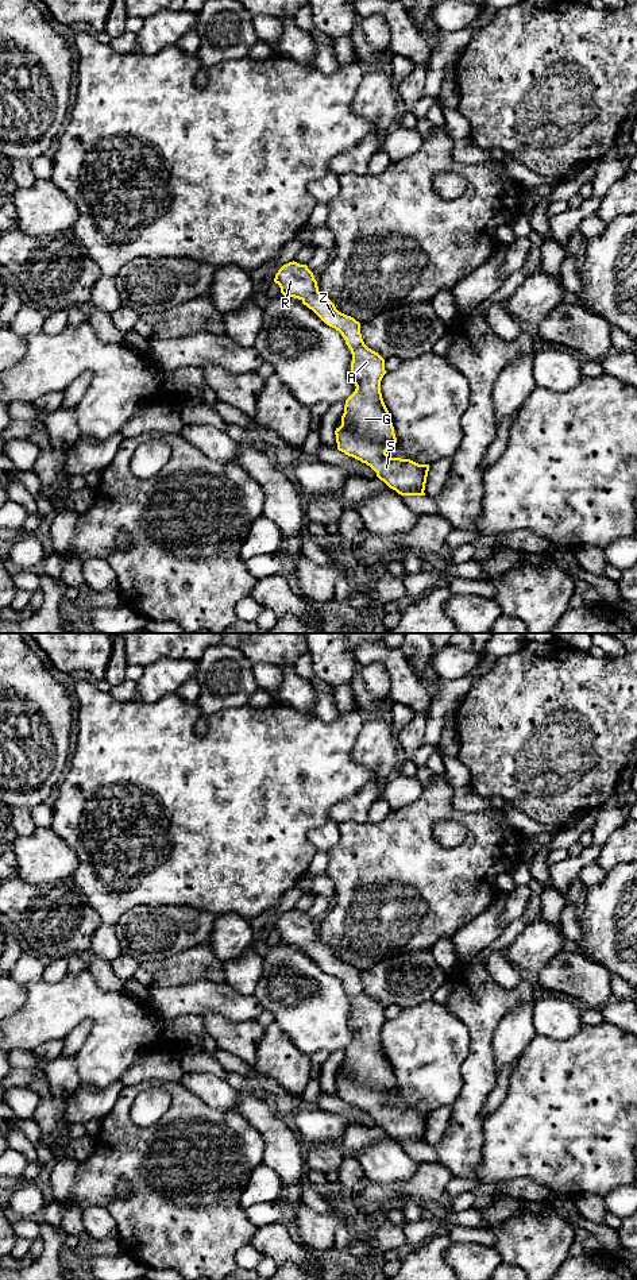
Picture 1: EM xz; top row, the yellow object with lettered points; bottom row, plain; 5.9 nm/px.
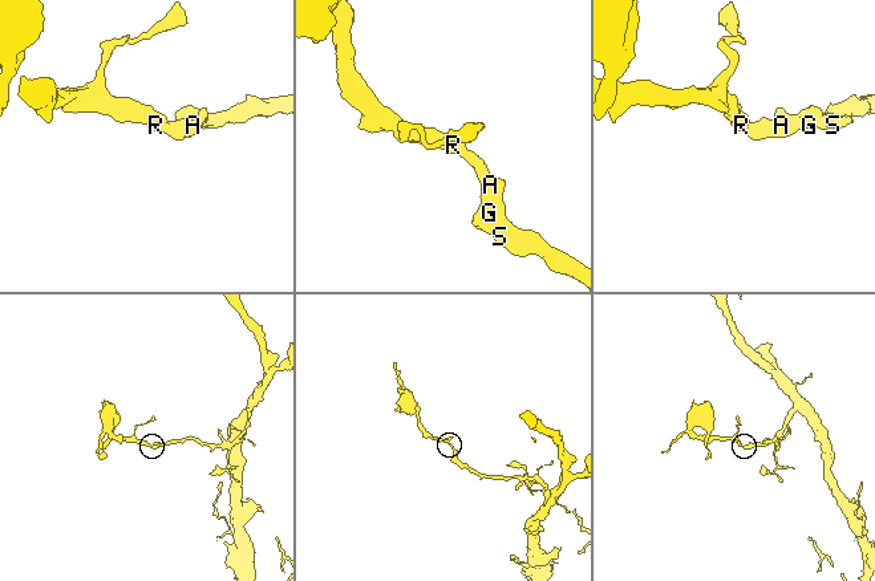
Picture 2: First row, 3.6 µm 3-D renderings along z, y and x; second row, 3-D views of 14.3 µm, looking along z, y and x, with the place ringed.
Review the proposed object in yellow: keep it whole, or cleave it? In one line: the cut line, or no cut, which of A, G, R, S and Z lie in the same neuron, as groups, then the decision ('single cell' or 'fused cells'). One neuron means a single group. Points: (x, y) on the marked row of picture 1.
no cut | A G R S Z | single cell

